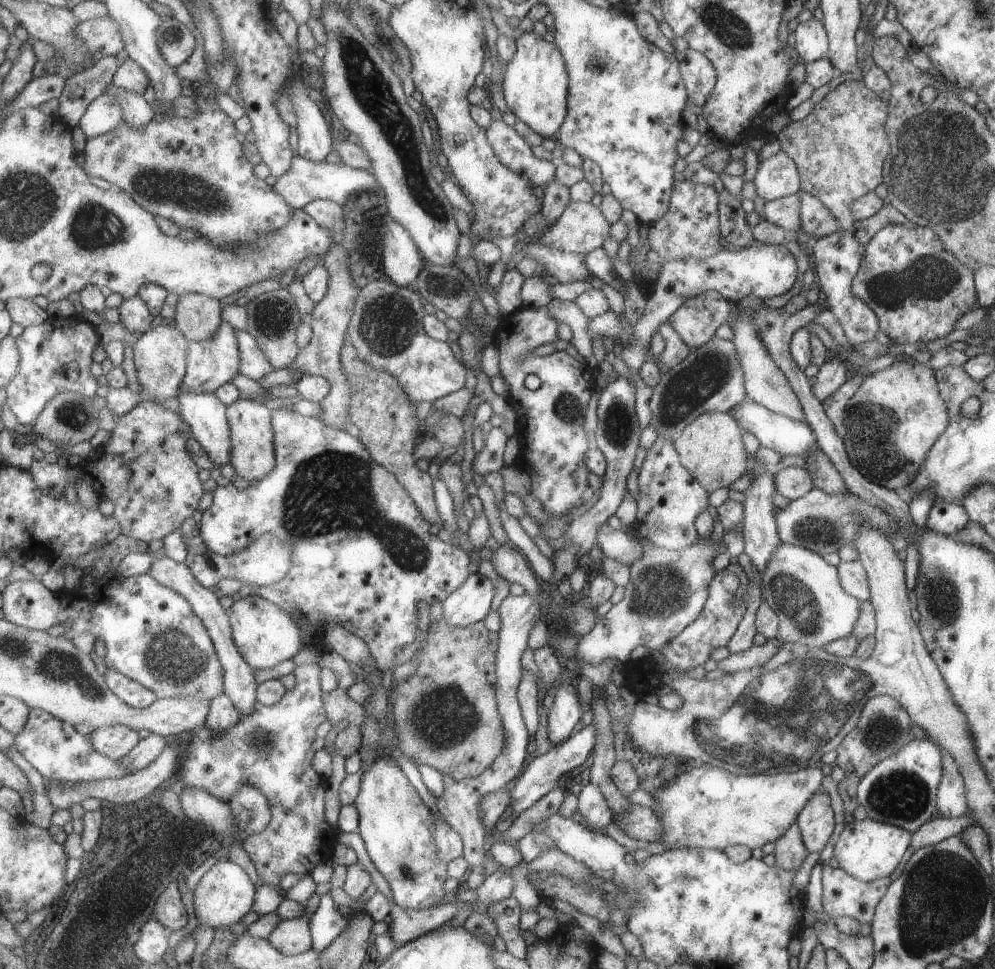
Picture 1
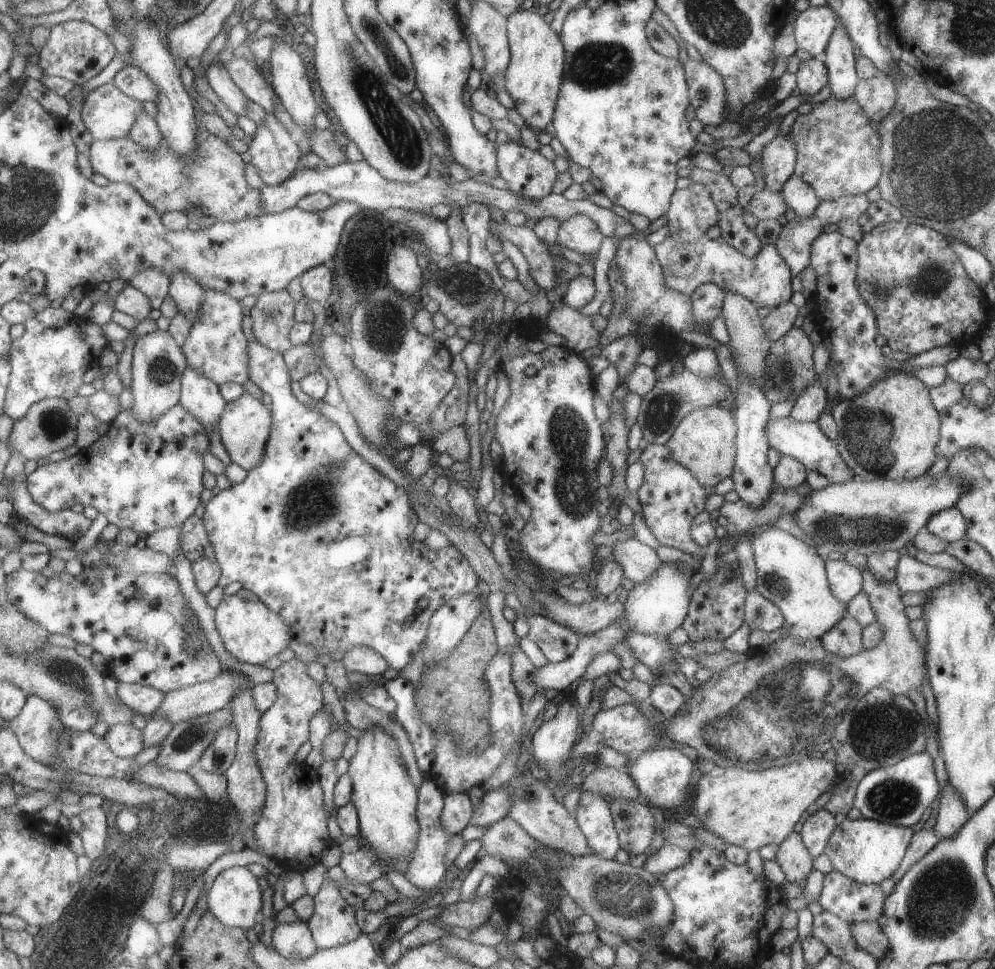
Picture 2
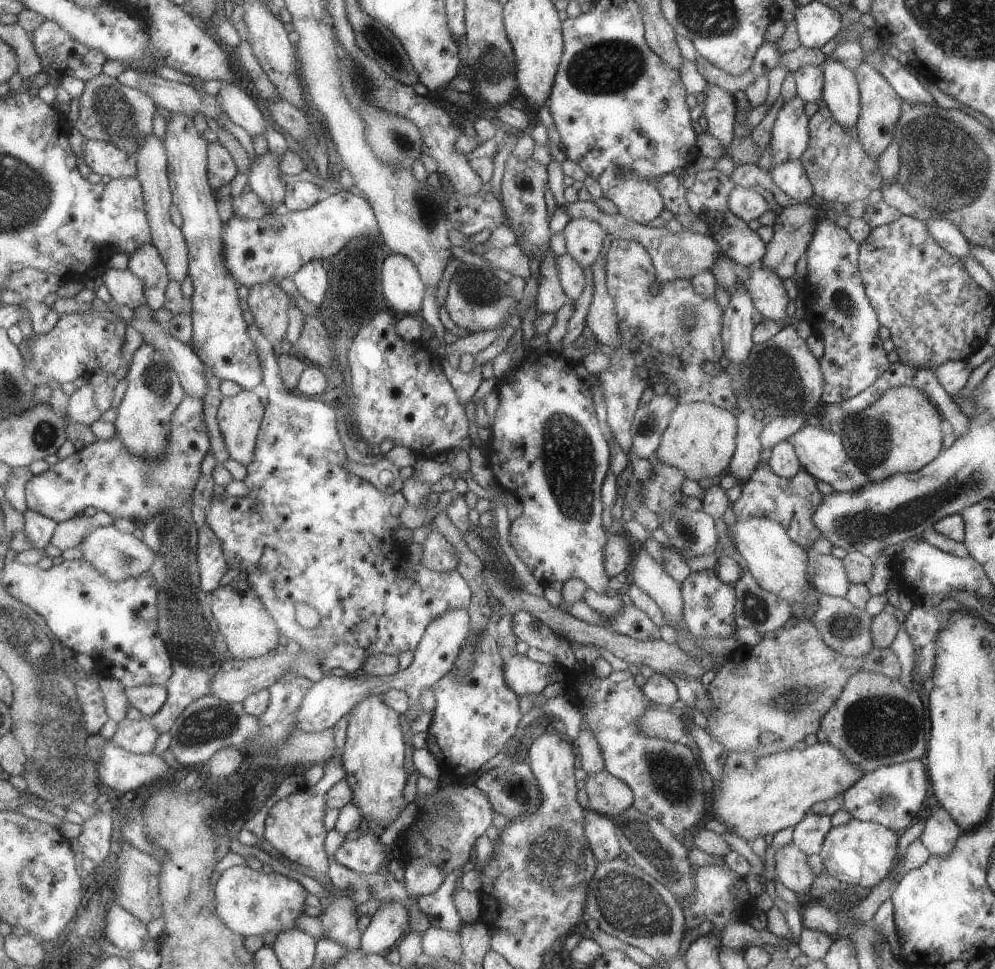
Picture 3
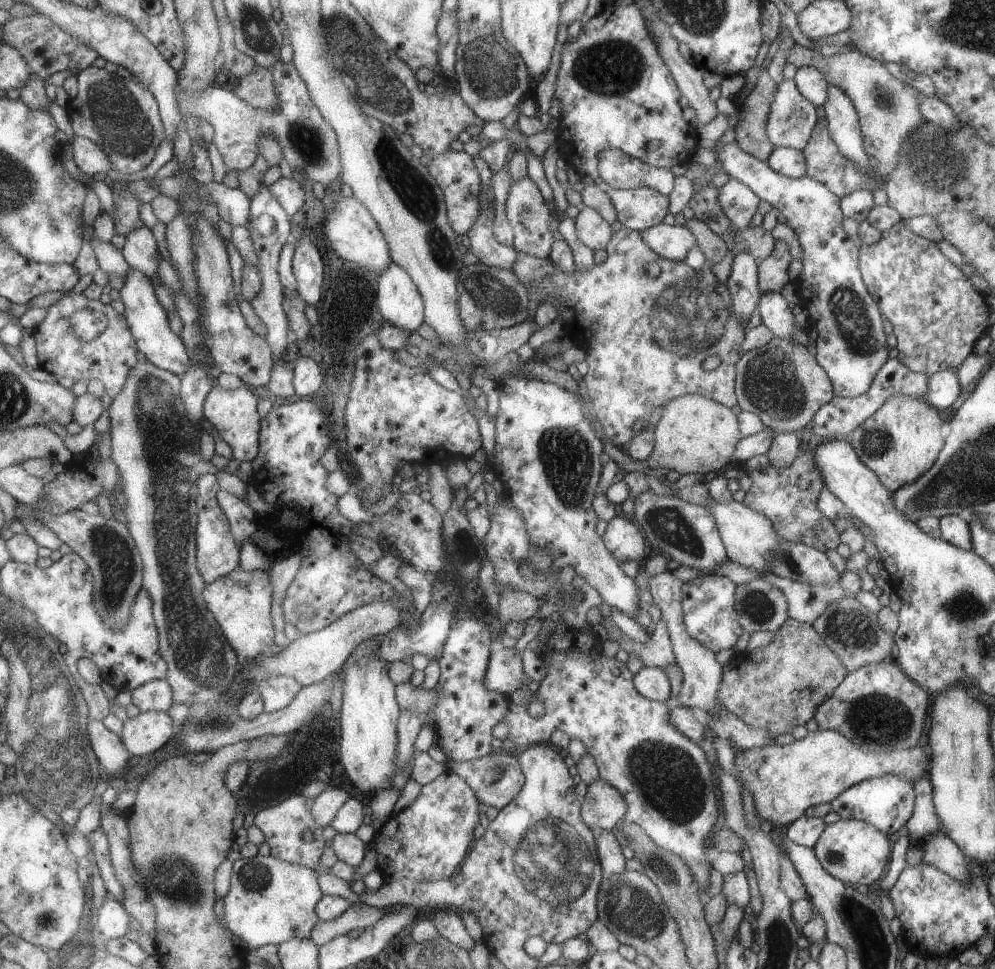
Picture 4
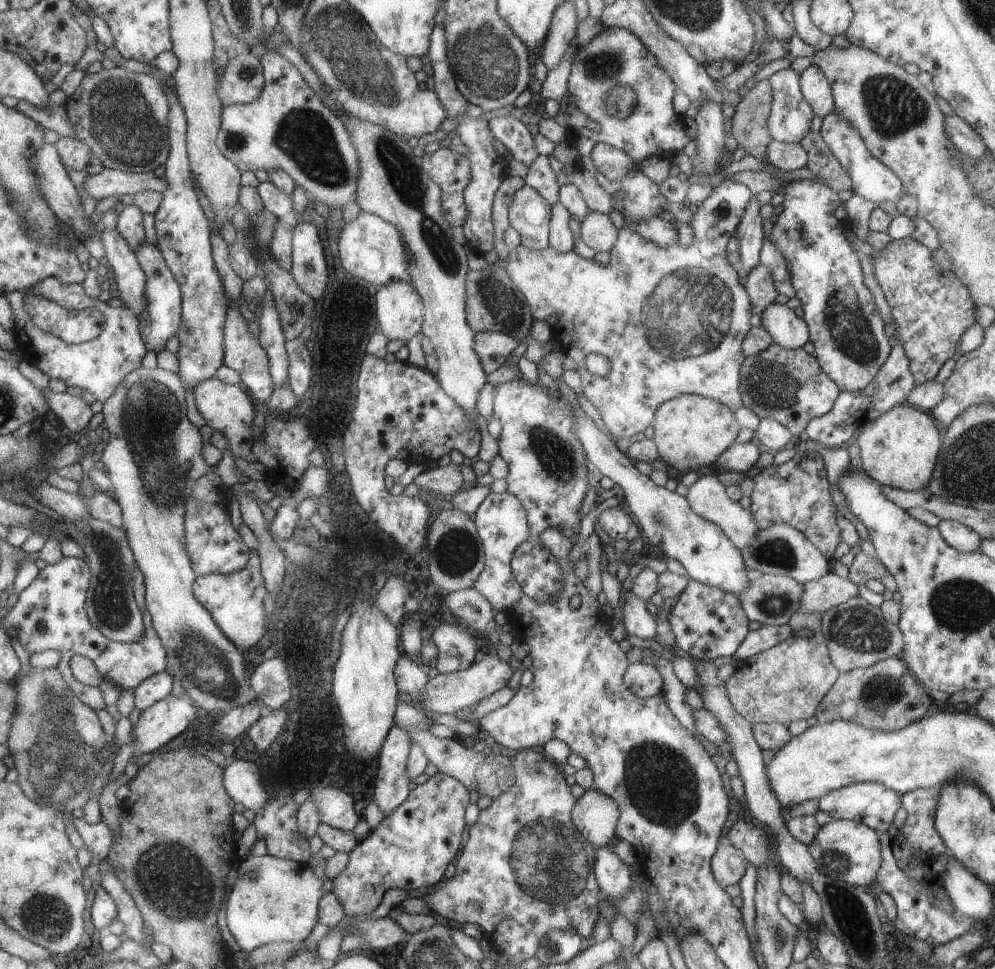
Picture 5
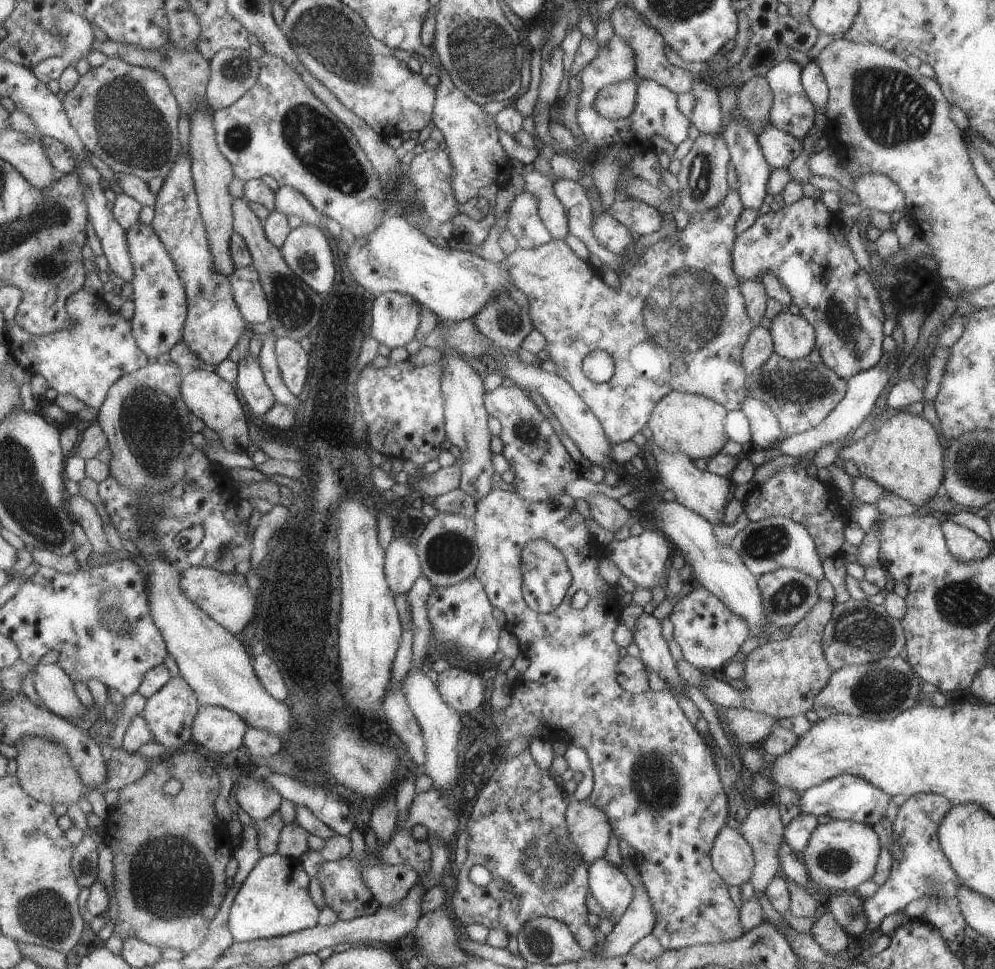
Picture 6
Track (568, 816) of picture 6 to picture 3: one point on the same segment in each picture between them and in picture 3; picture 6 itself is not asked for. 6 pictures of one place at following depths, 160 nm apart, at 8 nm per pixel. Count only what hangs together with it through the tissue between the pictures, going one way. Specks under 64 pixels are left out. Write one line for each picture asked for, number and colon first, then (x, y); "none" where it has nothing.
3: (608, 795)
4: (602, 806)
5: (594, 815)

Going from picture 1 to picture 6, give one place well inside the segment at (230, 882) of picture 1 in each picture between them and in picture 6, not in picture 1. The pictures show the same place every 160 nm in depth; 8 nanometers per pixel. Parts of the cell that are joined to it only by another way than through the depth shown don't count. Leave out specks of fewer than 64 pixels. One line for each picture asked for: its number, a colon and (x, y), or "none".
2: (236, 898)
3: (251, 902)
4: (270, 901)
5: (273, 900)
6: (273, 902)

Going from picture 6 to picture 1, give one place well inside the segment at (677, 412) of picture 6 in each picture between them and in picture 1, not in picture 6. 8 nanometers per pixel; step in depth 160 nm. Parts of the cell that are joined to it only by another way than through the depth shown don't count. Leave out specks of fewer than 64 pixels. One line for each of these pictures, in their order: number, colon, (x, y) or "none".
1: (710, 448)
2: (703, 442)
3: (699, 440)
4: (694, 434)
5: (690, 431)

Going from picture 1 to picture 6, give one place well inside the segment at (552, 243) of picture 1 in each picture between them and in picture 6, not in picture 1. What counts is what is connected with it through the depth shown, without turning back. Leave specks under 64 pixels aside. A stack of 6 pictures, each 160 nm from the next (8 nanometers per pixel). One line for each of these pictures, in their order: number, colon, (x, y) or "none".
2: (578, 234)
3: (583, 237)
4: (591, 230)
5: (597, 232)
6: (613, 236)

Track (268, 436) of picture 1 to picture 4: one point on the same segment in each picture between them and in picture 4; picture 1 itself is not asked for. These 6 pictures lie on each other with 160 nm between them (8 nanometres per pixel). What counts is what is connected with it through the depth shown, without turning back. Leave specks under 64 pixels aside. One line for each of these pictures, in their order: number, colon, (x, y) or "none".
2: (246, 424)
3: (241, 417)
4: (234, 414)

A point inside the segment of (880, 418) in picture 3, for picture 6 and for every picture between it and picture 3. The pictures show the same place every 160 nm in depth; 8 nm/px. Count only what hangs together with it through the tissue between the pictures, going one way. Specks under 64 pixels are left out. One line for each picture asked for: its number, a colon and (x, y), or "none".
4: (901, 439)
5: (898, 449)
6: (904, 456)

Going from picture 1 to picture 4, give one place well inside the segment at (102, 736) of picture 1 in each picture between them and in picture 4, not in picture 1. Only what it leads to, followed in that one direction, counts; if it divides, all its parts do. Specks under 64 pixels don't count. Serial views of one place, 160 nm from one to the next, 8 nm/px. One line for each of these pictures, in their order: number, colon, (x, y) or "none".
2: (125, 740)
3: (140, 737)
4: (146, 733)

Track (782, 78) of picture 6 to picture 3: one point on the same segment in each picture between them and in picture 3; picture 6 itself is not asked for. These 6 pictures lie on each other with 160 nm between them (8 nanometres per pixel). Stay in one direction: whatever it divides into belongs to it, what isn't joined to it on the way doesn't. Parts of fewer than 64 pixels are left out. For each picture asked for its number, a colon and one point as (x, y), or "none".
3: (789, 137)
4: (790, 120)
5: (789, 118)

